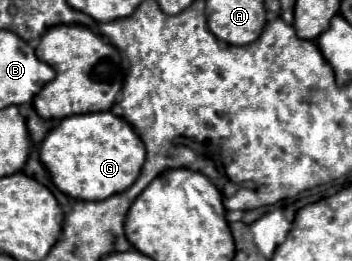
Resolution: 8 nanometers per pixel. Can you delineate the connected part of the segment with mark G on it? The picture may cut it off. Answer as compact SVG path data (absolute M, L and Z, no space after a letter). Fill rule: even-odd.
M111 111L69 115L61 119L61 123L51 129L41 143L41 163L51 173L57 189L83 201L103 201L125 191L139 177L143 161L143 141L127 121Z

